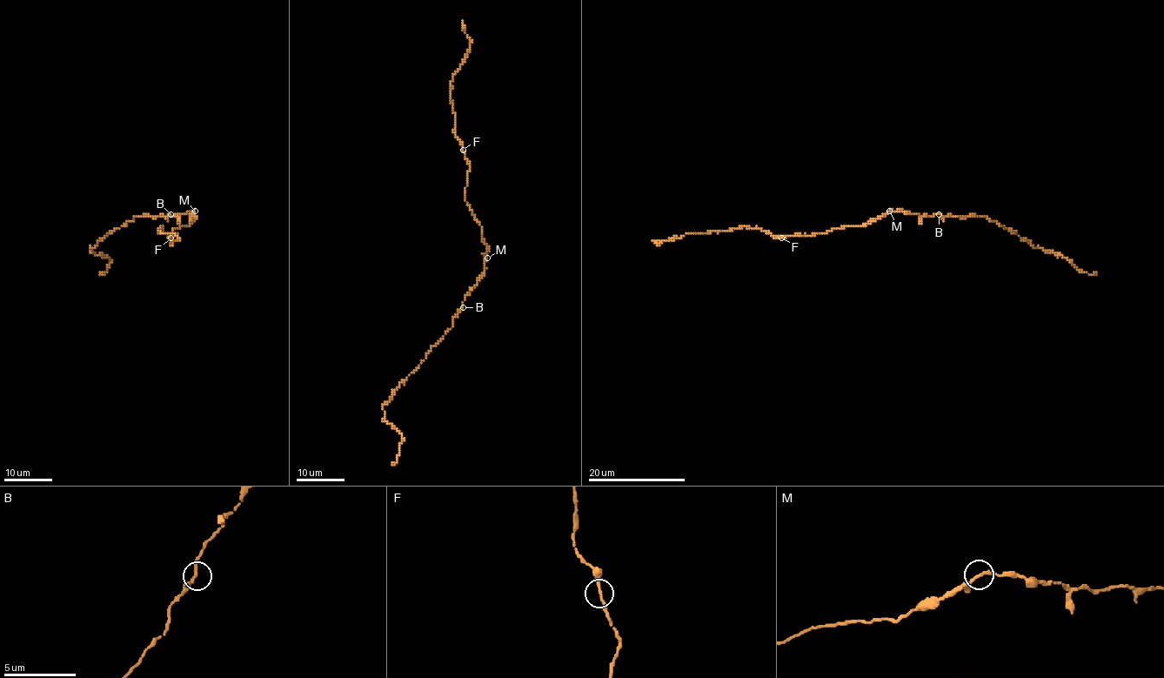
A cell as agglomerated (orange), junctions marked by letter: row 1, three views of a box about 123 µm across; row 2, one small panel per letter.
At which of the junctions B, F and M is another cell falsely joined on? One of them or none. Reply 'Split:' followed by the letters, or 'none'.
Split: none

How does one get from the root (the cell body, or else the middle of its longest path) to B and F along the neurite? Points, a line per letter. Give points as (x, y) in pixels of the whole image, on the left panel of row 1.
B: (194, 211), (179, 216), (170, 214)
F: (194, 211), (195, 217), (190, 225), (174, 228), (172, 232), (177, 235), (170, 238)

